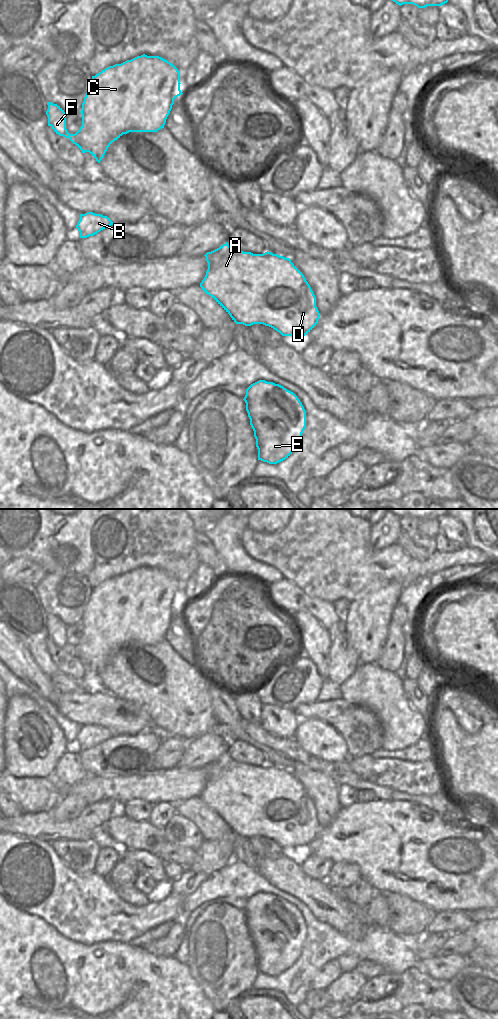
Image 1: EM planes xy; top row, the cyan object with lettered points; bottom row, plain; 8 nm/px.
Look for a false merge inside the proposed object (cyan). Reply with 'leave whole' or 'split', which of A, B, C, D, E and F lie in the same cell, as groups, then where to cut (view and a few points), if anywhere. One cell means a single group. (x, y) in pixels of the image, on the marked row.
leave whole; A B C D E F; no cut

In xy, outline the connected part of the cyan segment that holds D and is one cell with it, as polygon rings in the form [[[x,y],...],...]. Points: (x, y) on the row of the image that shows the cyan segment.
[[[227,242],[204,256],[208,269],[200,287],[236,324],[263,324],[282,336],[305,336],[318,323],[320,313],[316,297],[302,272],[289,258],[268,251],[253,254],[235,250]]]

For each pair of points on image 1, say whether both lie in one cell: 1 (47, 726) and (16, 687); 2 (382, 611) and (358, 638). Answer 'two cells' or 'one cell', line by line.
1: two cells
2: one cell

